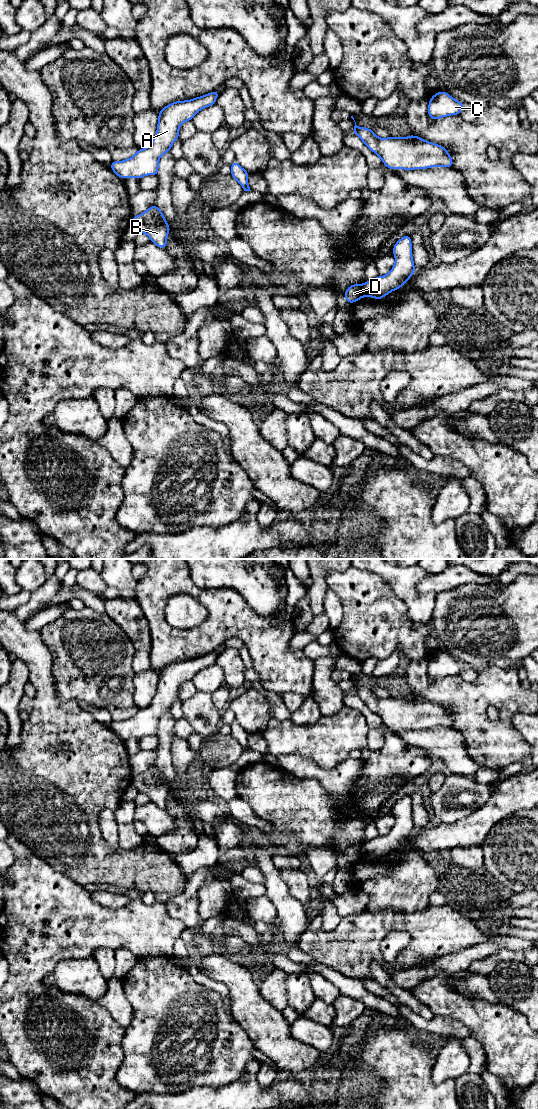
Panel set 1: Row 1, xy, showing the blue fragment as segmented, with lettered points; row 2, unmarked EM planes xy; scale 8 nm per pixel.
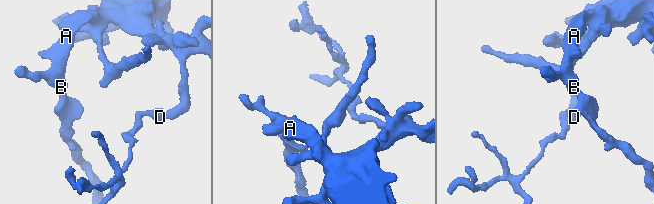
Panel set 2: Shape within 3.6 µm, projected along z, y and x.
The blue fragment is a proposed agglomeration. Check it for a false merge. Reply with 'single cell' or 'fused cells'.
fused cells

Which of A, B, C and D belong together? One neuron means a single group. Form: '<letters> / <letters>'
A B C / D

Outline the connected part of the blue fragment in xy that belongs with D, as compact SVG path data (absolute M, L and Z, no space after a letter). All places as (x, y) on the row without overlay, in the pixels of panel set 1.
M363 844L350 845L346 852L344 853L345 859L350 863L354 863L364 856L363 854Z

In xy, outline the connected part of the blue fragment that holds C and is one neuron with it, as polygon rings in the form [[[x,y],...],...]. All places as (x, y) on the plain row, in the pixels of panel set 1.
[[[444,651],[434,654],[429,660],[428,675],[436,680],[450,675],[459,675],[465,666]]]

